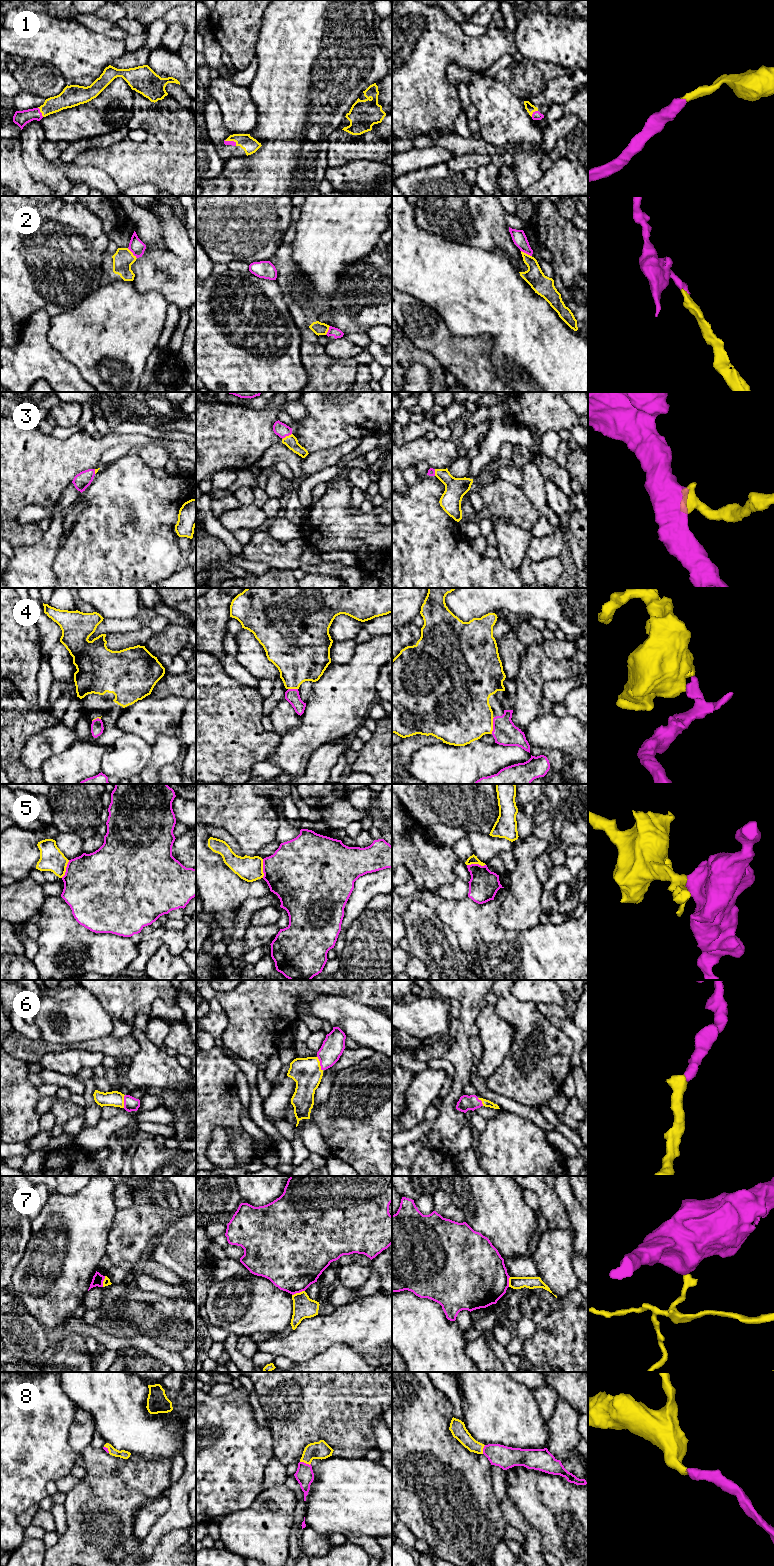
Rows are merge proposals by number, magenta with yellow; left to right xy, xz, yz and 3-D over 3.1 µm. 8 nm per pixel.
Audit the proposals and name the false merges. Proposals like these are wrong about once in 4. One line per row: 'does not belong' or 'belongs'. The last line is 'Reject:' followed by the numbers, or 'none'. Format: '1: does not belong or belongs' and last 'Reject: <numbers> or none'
1: belongs
2: does not belong
3: belongs
4: belongs
5: does not belong
6: belongs
7: does not belong
8: belongs
Reject: 2, 5, 7

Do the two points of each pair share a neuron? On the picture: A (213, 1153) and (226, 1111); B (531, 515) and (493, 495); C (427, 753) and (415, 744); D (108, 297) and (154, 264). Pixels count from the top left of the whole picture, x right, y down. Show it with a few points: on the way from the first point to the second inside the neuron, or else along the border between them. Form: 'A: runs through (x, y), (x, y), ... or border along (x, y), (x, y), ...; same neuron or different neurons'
A: border along (234, 1131), (228, 1128), (215, 1128), (207, 1147); different neurons
B: runs through (522, 512), (513, 503), (502, 498); same neuron
C: border along (442, 742), (420, 747), (413, 754), (407, 767); different neurons
D: border along (132, 281), (139, 292), (155, 290); different neurons

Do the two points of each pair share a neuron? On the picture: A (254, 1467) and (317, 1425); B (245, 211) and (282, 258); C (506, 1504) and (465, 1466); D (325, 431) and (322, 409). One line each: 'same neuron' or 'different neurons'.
A: different neurons
B: different neurons
C: different neurons
D: same neuron

